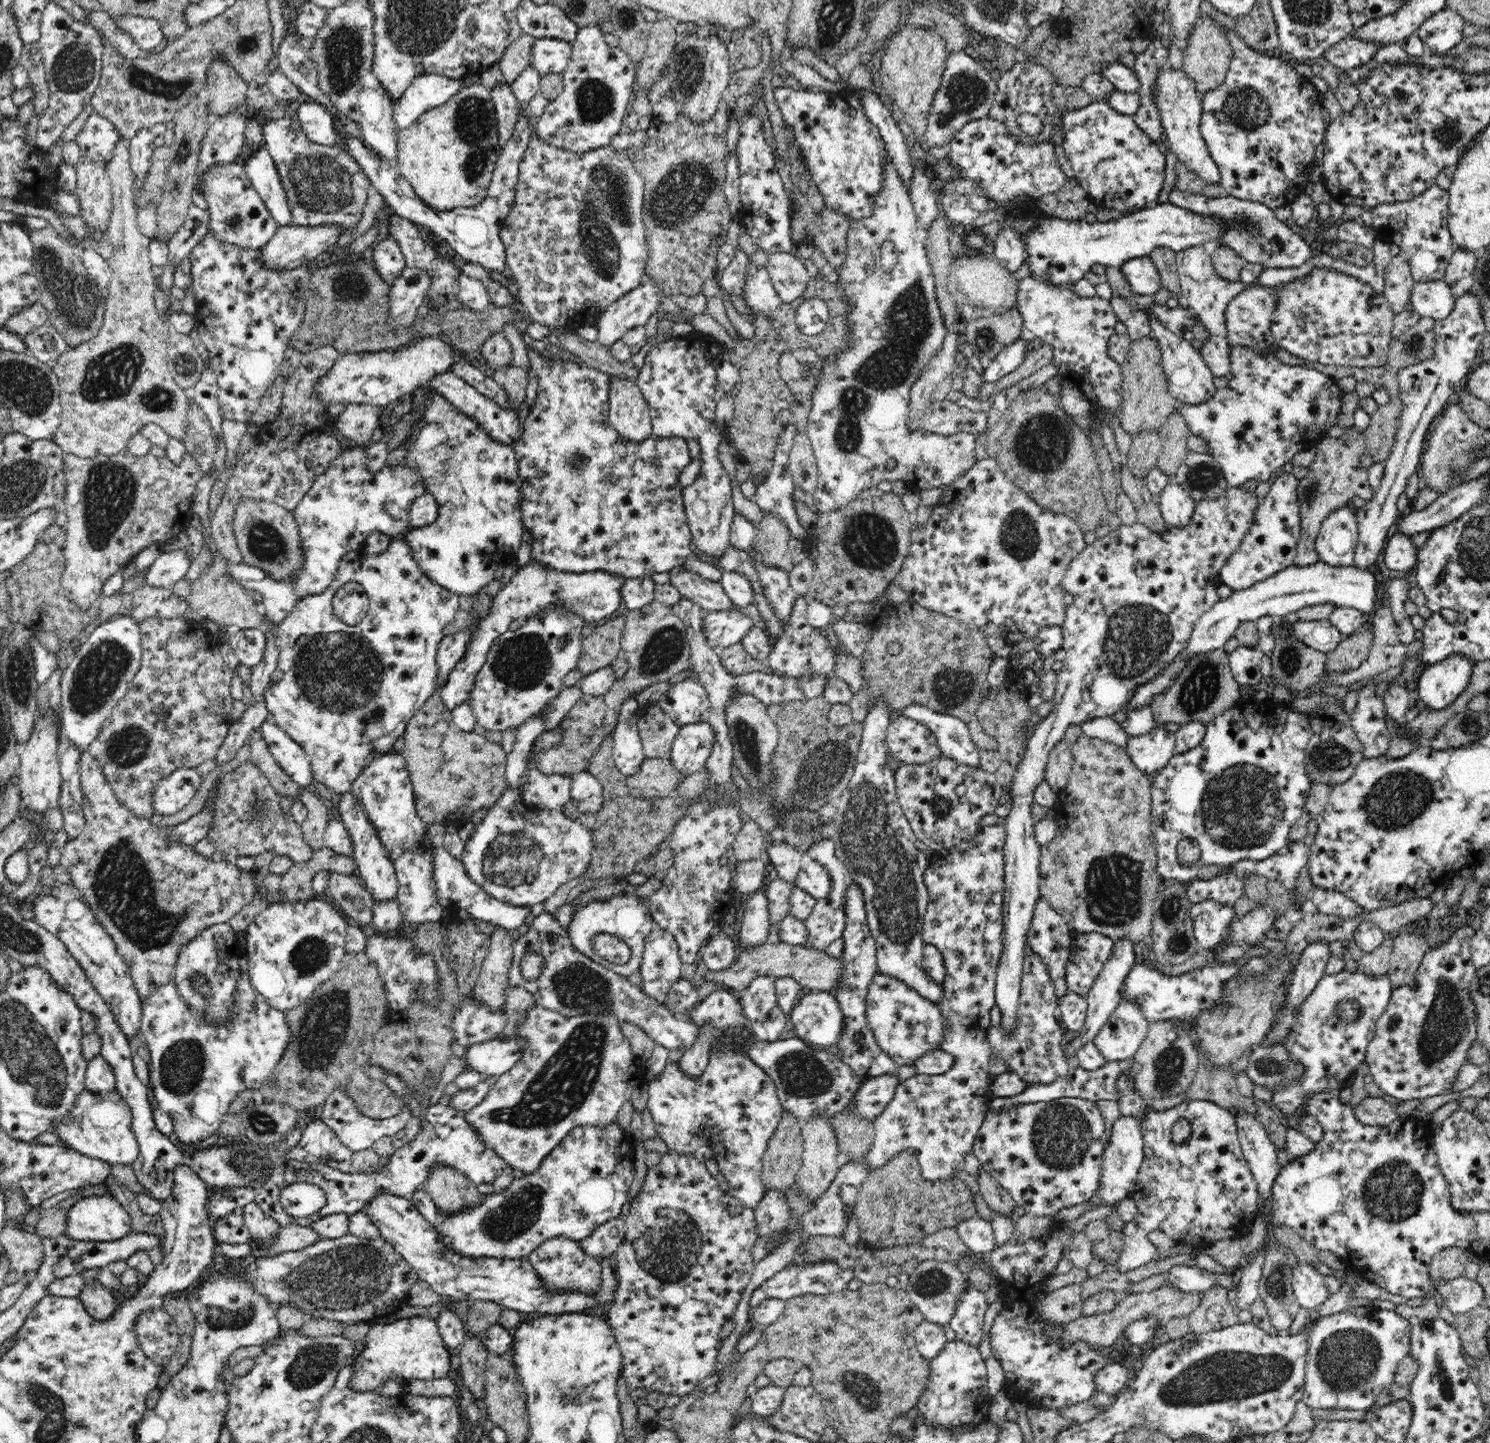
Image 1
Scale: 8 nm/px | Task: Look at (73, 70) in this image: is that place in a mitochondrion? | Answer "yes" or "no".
yes

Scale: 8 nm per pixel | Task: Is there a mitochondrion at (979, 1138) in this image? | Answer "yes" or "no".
no

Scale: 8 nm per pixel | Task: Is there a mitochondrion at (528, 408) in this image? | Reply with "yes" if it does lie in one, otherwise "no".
no

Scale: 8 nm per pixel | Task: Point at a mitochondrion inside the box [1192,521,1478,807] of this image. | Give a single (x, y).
(1329, 757)

